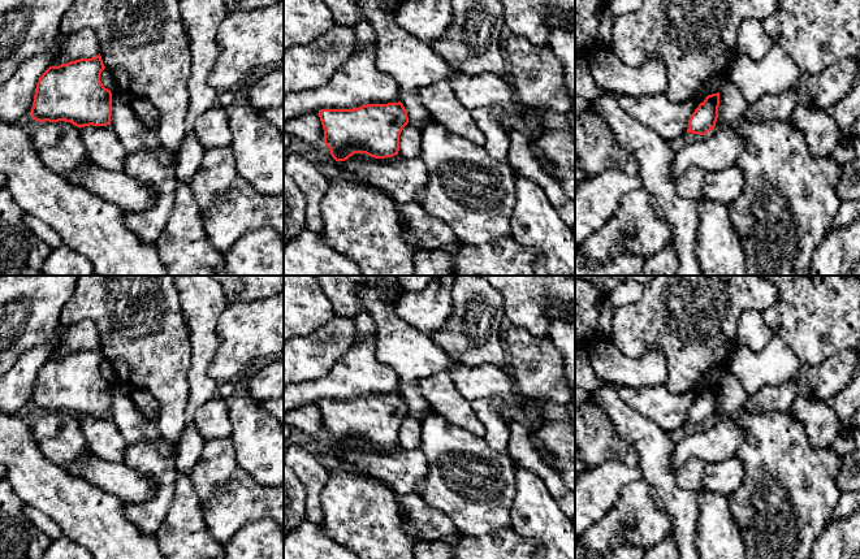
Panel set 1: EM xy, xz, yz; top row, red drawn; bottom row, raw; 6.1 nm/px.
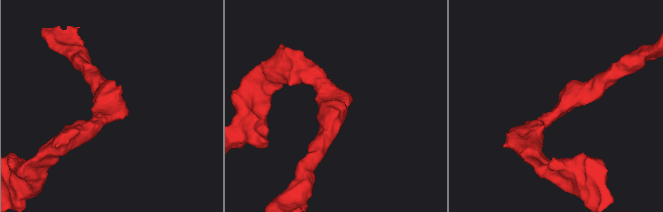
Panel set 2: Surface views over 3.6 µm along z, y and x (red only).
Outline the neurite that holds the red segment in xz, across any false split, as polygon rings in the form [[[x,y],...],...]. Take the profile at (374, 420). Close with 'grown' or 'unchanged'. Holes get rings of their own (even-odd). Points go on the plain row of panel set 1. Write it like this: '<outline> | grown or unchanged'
[[[401,393],[367,395],[354,400],[321,400],[324,434],[336,452],[354,445],[375,450],[393,448],[399,442],[399,426],[409,415]]] | unchanged

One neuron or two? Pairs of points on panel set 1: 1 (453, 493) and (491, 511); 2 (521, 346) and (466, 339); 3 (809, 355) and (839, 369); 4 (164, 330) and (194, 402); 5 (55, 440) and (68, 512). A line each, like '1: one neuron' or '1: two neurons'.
1: one neuron
2: two neurons
3: two neurons
4: two neurons
5: two neurons

